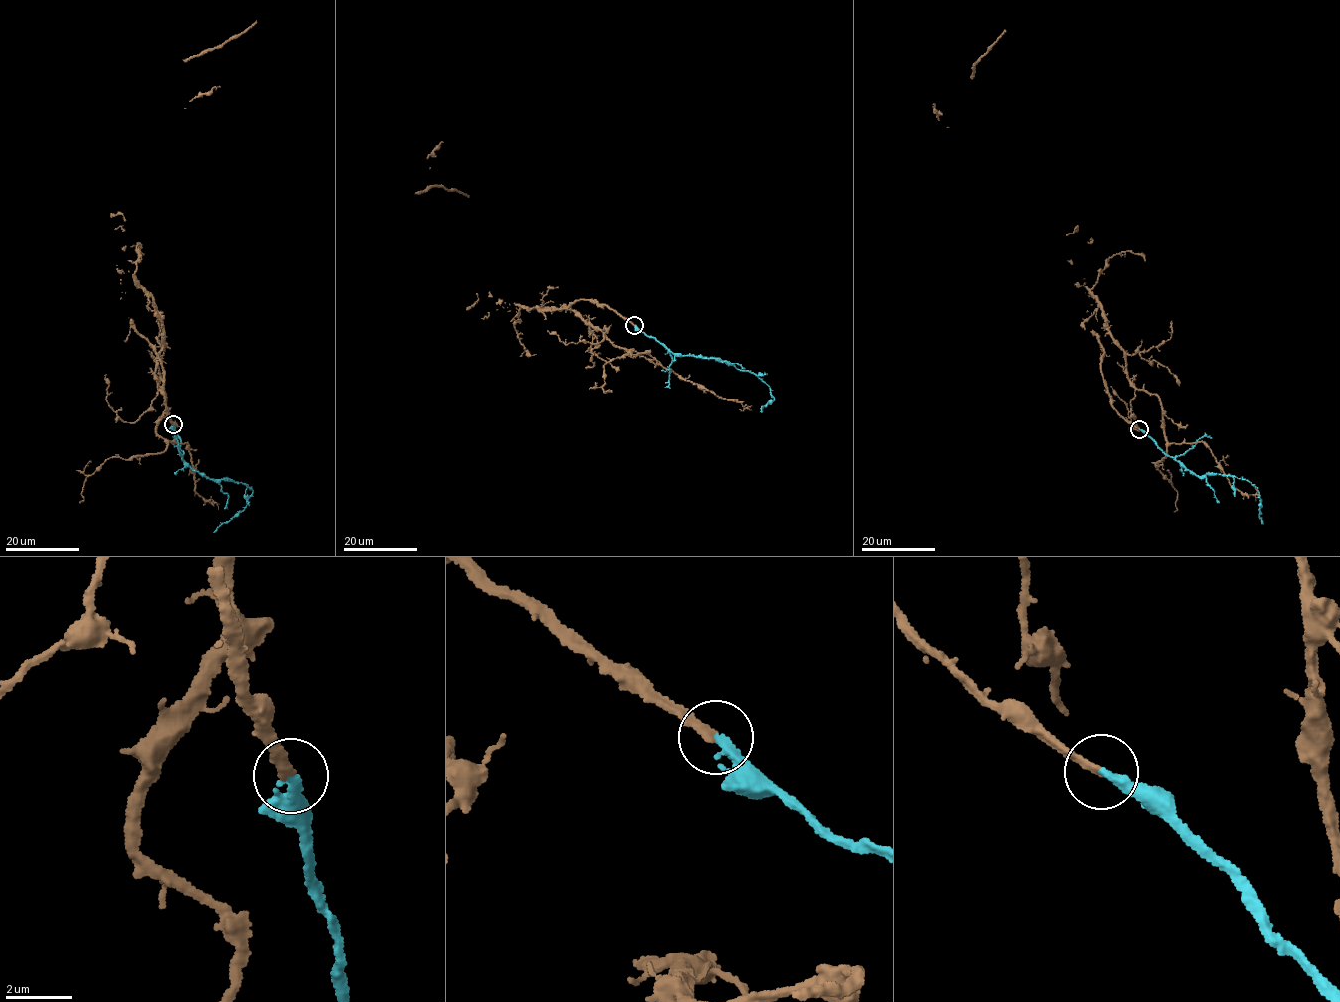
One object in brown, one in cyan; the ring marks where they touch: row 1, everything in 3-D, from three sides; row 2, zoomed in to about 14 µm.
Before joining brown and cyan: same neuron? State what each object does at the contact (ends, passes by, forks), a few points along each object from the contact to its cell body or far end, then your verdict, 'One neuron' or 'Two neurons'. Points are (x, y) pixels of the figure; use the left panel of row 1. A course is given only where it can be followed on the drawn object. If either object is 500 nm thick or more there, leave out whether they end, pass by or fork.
At the ring brown ends. At the ring cyan ends. Course of brown: (173, 425), (151, 406), (164, 337), (154, 300), (136, 279), (138, 252), (120, 212), (185, 62), (256, 20). Course of cyan: (173, 425), (183, 462), (210, 479), (247, 484), (253, 492), (245, 509), (213, 532). One neuron

